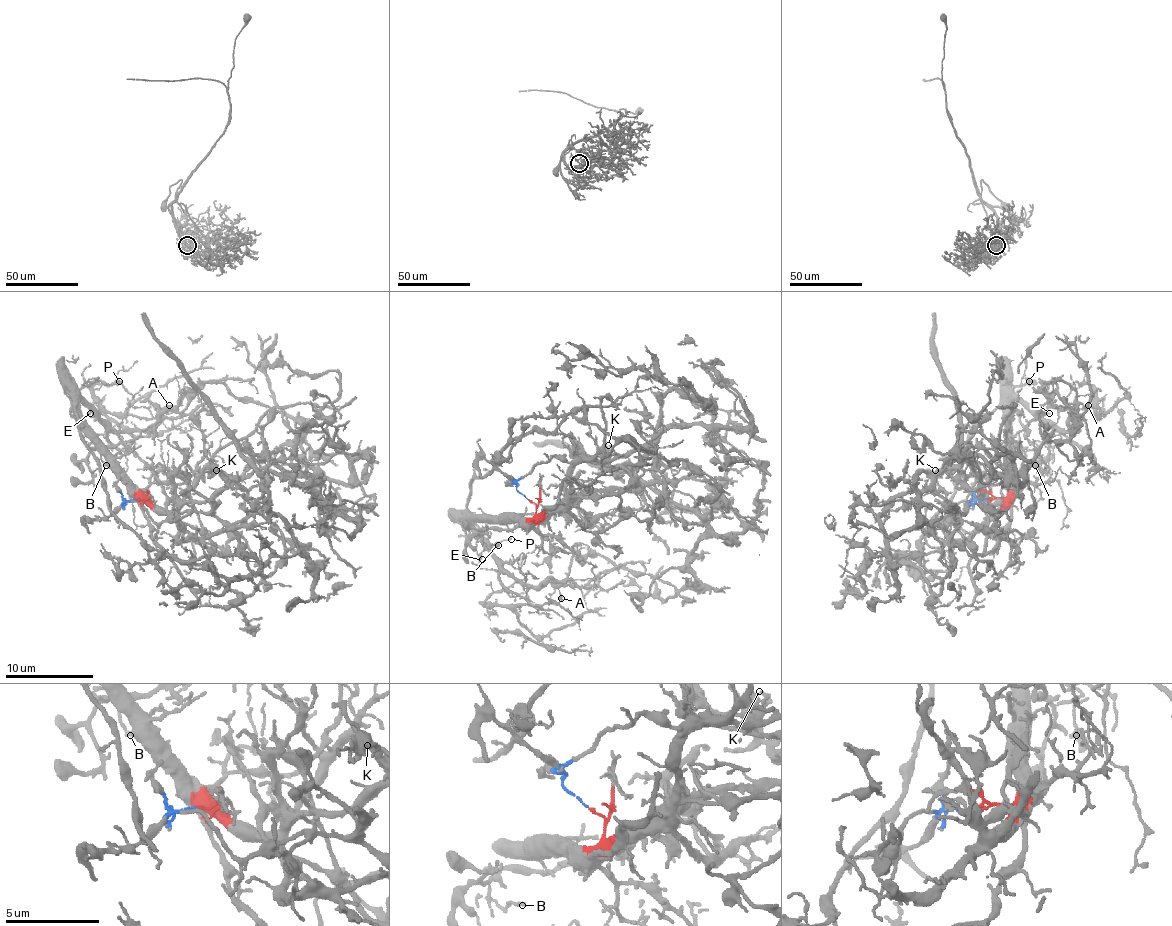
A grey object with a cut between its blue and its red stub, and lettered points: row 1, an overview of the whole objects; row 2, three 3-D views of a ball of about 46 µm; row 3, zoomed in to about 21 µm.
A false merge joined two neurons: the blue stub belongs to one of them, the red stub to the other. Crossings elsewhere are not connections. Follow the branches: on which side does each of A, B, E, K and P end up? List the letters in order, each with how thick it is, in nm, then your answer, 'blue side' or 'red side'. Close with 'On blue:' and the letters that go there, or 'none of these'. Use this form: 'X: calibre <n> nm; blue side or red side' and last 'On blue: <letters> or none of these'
A: calibre 130 nm; red side
B: calibre 150 nm; red side
E: calibre 160 nm; red side
K: calibre 180 nm; blue side
P: calibre 140 nm; red side
On blue: K

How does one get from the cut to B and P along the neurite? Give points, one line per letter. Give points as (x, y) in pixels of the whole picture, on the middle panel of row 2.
B: (529, 500), (535, 506), (535, 515), (529, 519), (465, 522), (463, 526), (474, 537), (487, 546), (498, 546)
P: (529, 500), (535, 506), (531, 517), (472, 517), (472, 522), (491, 544), (511, 539)

